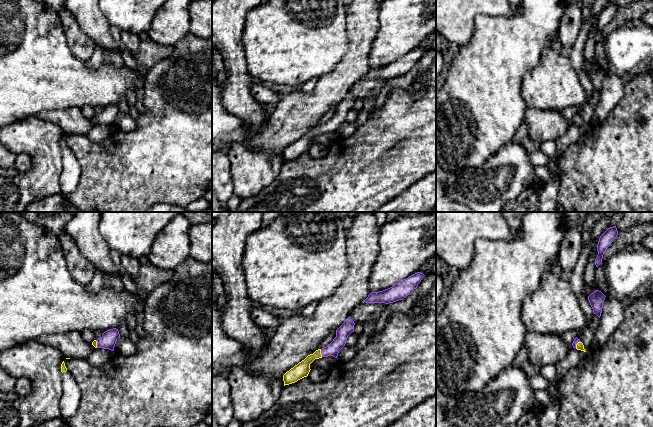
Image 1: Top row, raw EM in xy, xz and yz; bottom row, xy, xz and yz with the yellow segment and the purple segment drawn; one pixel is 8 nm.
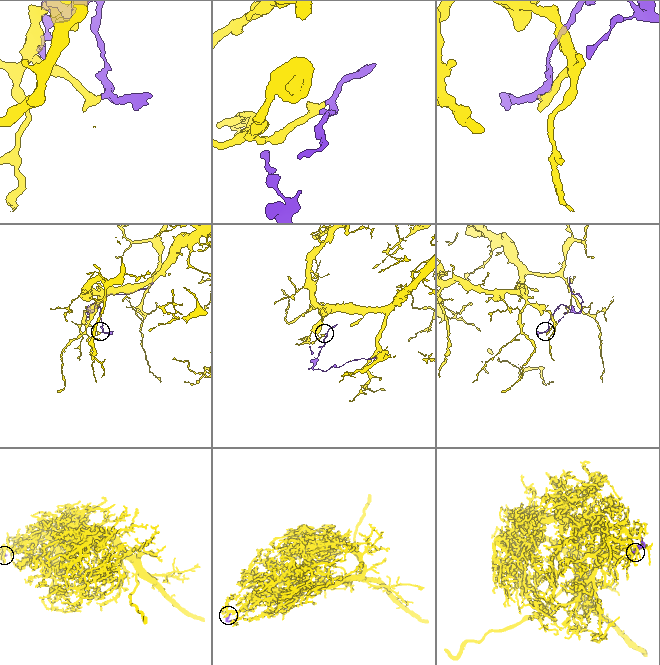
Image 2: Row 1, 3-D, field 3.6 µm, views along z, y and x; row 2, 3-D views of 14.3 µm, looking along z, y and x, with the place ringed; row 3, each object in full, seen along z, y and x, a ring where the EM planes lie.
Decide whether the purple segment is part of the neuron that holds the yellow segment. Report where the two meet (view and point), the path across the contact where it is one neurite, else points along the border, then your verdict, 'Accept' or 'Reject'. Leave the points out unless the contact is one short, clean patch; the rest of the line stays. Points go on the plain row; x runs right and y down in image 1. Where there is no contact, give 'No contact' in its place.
Touches yellow at xz (320, 129). Accept

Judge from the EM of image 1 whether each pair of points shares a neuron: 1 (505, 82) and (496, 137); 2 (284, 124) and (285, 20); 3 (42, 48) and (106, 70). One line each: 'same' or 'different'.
1: same
2: different
3: same

